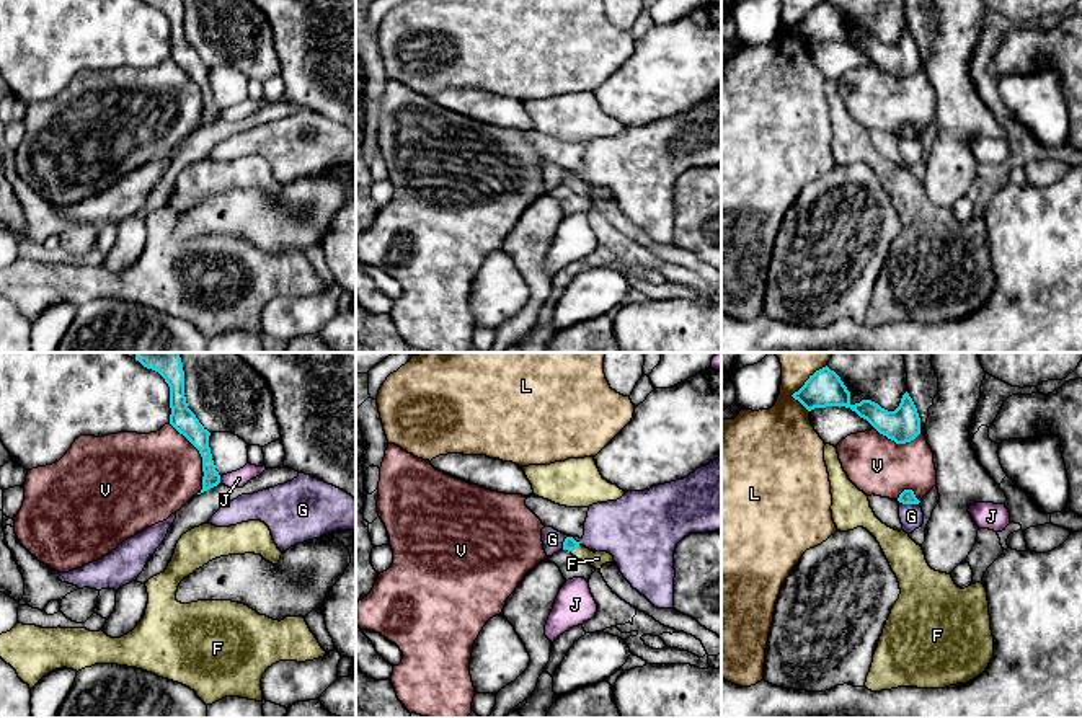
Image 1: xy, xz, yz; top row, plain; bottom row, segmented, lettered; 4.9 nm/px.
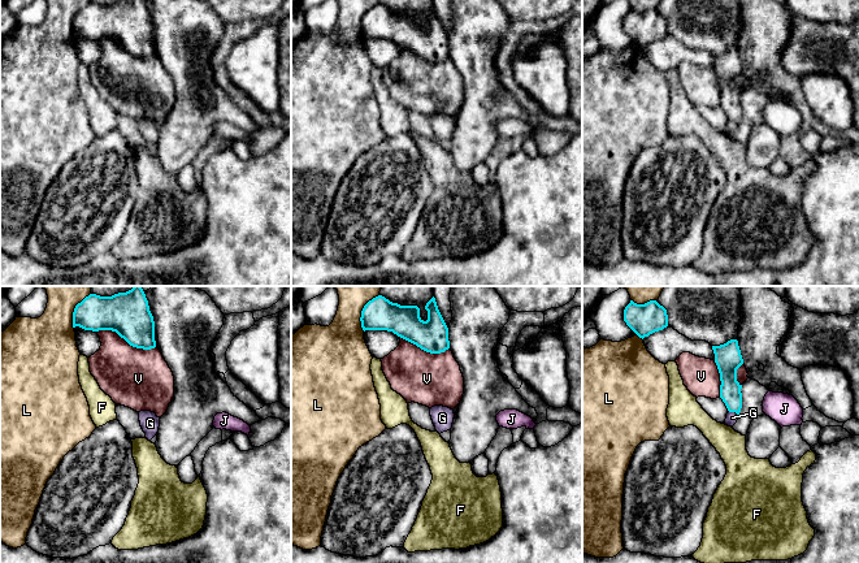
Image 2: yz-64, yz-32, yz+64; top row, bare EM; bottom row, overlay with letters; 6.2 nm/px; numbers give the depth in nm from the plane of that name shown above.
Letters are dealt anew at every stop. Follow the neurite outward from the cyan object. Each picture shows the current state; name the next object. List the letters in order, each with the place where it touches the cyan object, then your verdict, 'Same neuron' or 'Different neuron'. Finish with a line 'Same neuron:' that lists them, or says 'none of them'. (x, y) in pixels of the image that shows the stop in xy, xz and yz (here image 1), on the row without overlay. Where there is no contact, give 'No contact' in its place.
F: Touches cyan at xz (575, 183). Same neuron
G: Touches cyan at yz (909, 137). Different neuron
J: Touches cyan at xy (219, 115). Different neuron
L: Touches cyan at yz (802, 22). Different neuron
V: Touches cyan at xy (203, 93). Different neuron
Same neuron: F

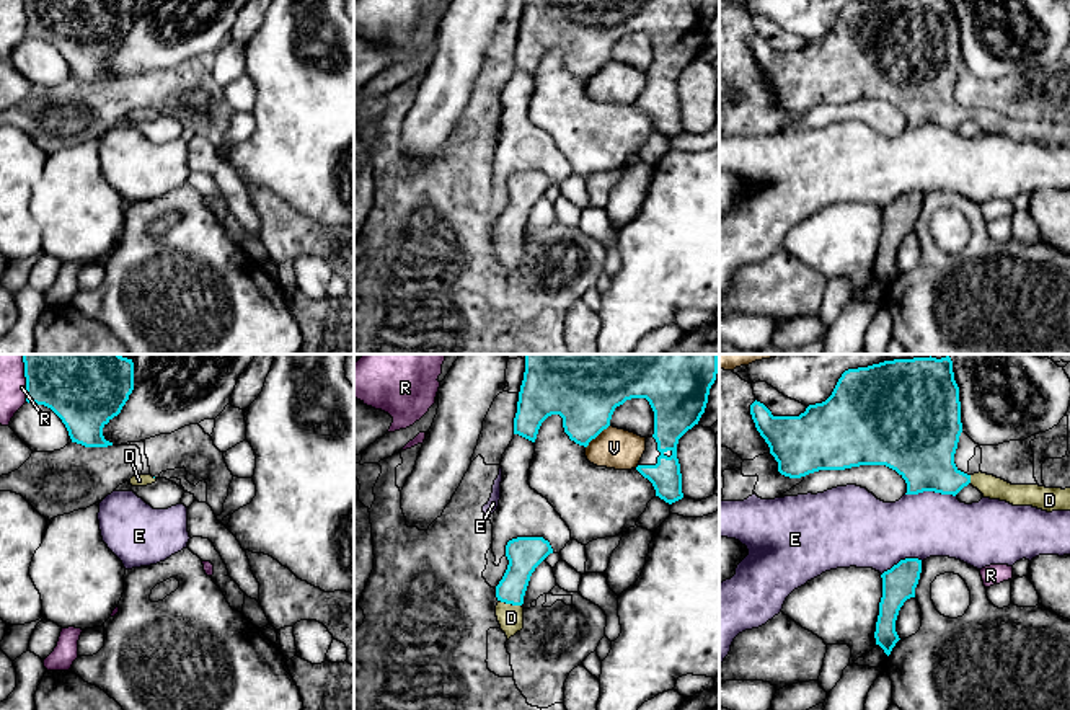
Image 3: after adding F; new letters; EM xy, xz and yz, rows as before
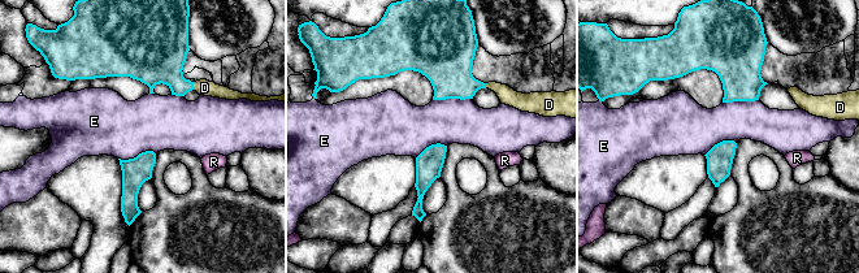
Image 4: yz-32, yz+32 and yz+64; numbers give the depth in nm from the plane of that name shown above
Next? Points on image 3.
D: Touches cyan at xz (511, 237). Same neuron
E: Touches cyan at yz (930, 124). Different neuron
R: Touches cyan at xy (26, 18). Different neuron
V: Touches cyan at xz (596, 70). Different neuron
Same neuron: D

